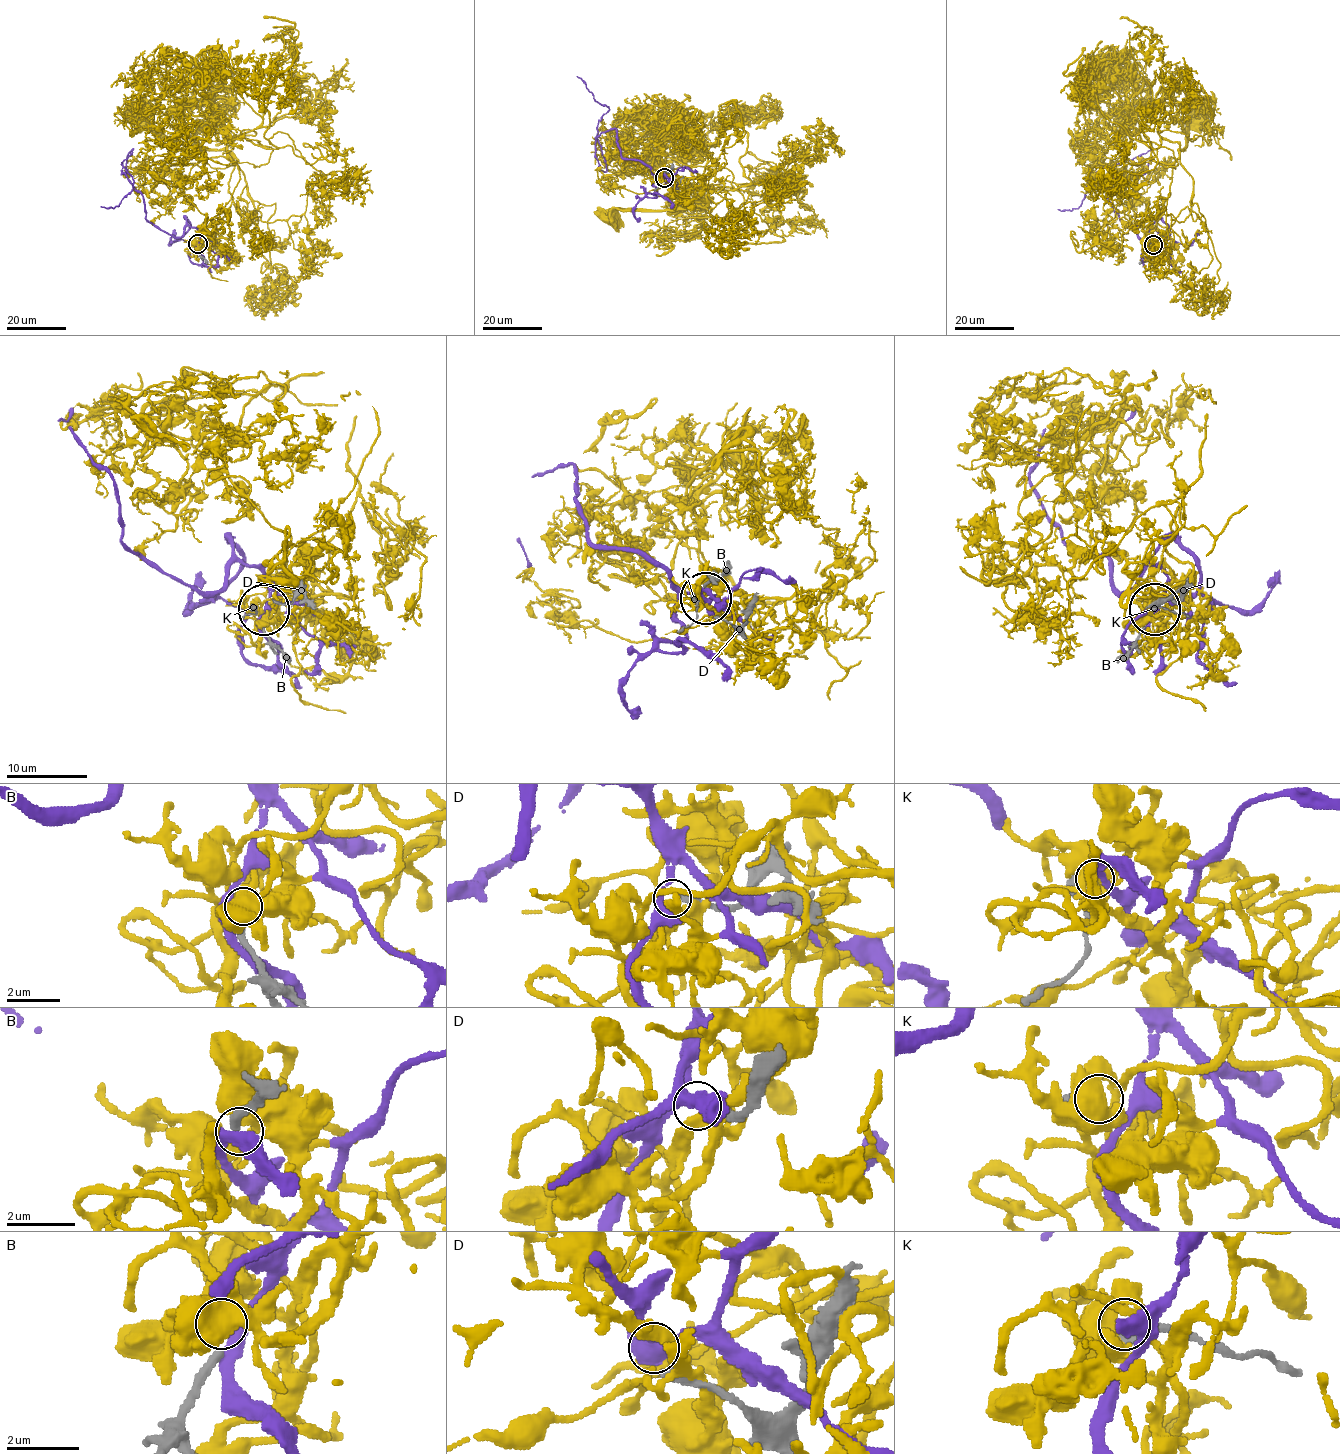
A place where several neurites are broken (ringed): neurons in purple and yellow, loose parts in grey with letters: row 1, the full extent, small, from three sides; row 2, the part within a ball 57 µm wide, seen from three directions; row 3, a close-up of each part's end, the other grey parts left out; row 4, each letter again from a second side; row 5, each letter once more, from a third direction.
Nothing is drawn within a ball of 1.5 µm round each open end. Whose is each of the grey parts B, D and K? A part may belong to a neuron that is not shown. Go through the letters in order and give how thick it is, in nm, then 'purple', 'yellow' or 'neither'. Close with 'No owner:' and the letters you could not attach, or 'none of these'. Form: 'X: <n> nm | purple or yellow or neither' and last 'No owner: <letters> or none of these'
B: 240 nm | neither
D: 340 nm | neither
K: 300 nm | yellow
No owner: B, D

